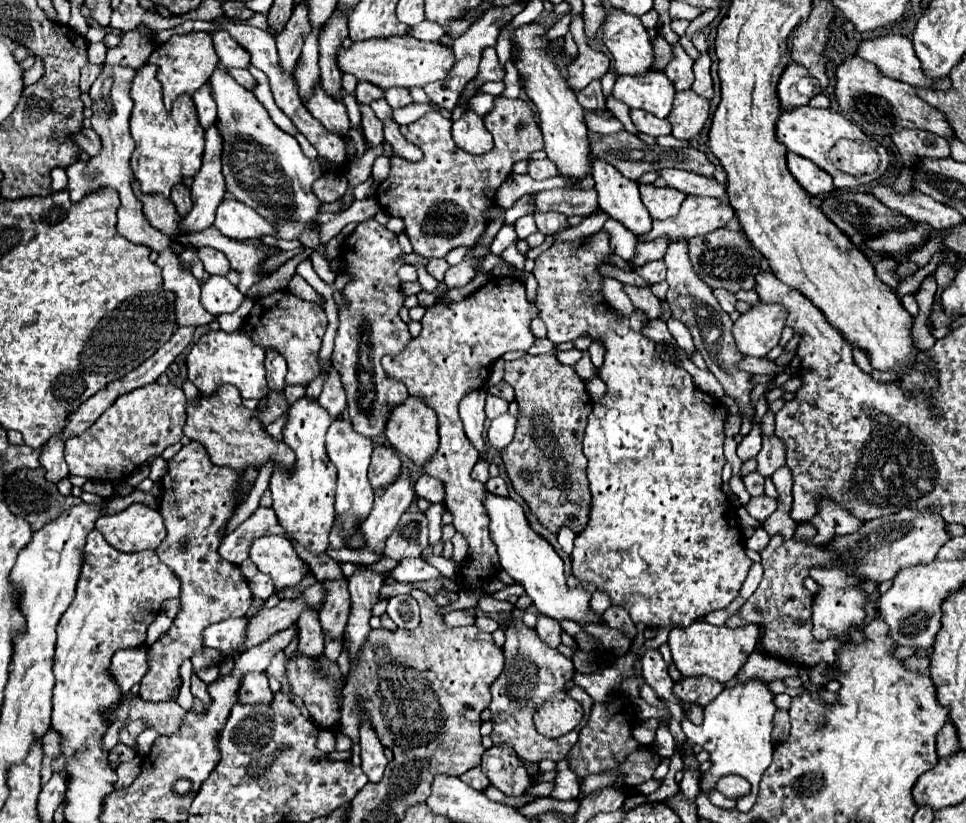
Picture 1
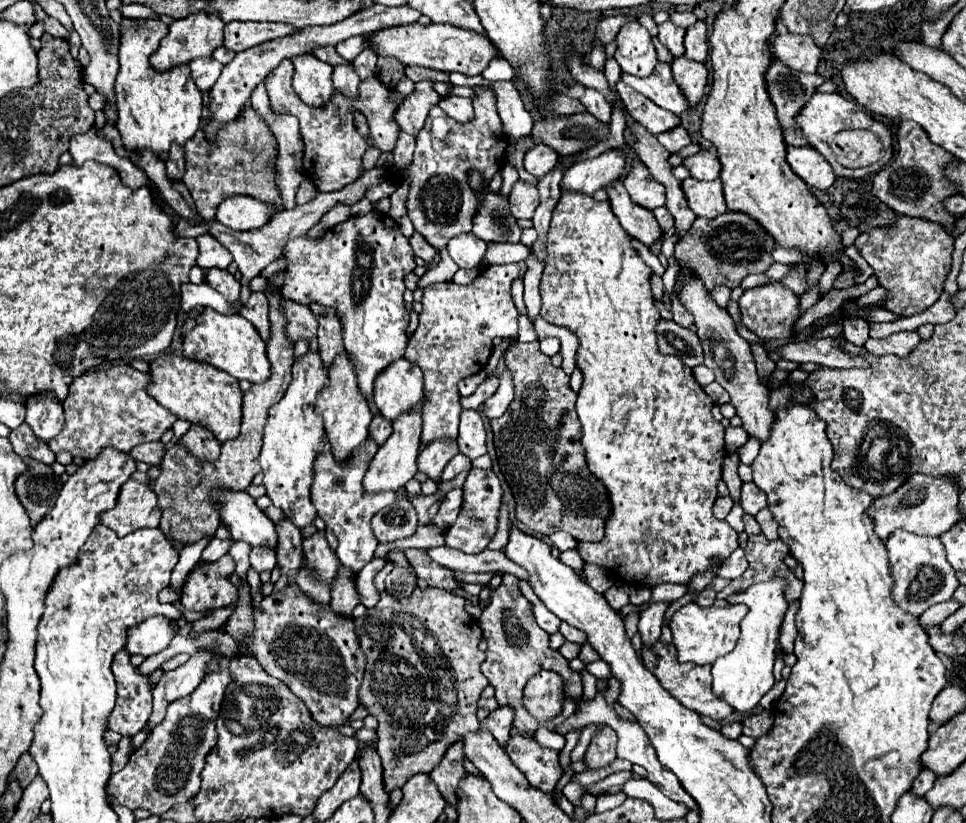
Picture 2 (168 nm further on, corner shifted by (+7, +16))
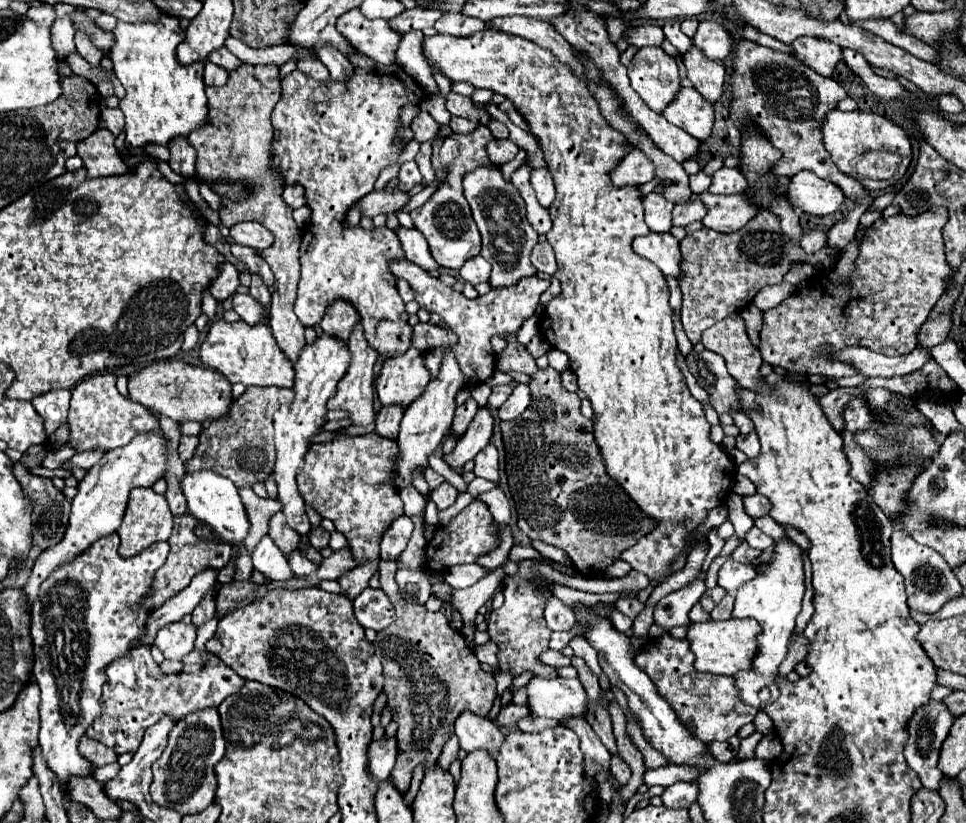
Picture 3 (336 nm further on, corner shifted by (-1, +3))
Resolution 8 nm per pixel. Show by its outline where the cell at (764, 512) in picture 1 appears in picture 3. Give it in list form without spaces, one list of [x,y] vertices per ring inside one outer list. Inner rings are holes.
[[[758,493],[756,495],[750,495],[750,497],[744,497],[744,509],[746,509],[746,513],[752,519],[758,519],[758,517],[768,515],[770,507],[772,507],[770,501],[766,501],[766,497],[760,497]]]

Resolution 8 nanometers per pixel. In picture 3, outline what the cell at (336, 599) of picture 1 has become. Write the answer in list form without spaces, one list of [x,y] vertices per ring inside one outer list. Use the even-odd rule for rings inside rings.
[[[318,527],[318,529],[314,529],[314,531],[310,533],[310,543],[312,543],[312,547],[314,547],[316,551],[326,549],[326,547],[328,547],[328,541],[330,541],[330,533],[324,531],[322,527]]]

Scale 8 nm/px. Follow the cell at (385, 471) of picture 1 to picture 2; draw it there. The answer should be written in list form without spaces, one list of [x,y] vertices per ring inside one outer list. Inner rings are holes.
[[[380,414],[372,418],[370,428],[368,428],[368,434],[376,440],[376,444],[378,444],[378,446],[382,446],[382,444],[384,444],[384,440],[388,440],[390,432],[392,432],[392,422],[390,422],[390,420],[386,420],[386,418],[384,418],[384,416],[380,416]]]

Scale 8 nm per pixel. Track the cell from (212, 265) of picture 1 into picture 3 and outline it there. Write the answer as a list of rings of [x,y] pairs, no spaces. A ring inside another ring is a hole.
[[[222,263],[218,271],[220,271],[218,279],[210,285],[210,293],[216,297],[216,301],[224,301],[226,297],[230,297],[238,289],[238,285],[240,285],[238,275],[240,273],[232,263]]]

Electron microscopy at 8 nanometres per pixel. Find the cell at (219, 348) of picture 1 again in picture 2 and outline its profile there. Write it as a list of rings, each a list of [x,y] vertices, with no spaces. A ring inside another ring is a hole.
[[[206,308],[196,318],[196,326],[184,336],[184,356],[212,364],[218,370],[228,372],[238,380],[264,382],[270,372],[270,362],[266,358],[266,342],[258,330],[240,314],[220,314],[212,308]]]

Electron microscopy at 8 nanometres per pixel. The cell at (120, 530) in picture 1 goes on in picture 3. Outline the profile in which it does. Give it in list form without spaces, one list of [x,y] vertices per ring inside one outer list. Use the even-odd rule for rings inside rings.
[[[132,489],[130,491],[130,501],[128,501],[128,509],[126,509],[126,515],[124,515],[124,521],[118,529],[118,535],[120,535],[120,555],[122,557],[132,557],[132,555],[138,555],[142,553],[150,543],[156,543],[156,541],[166,541],[172,533],[172,513],[168,509],[168,501],[164,495],[158,495],[154,493],[152,489]]]

